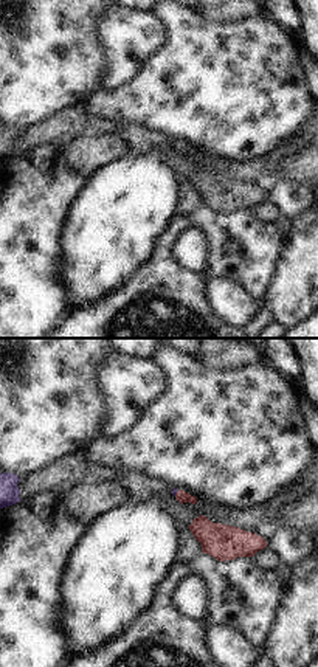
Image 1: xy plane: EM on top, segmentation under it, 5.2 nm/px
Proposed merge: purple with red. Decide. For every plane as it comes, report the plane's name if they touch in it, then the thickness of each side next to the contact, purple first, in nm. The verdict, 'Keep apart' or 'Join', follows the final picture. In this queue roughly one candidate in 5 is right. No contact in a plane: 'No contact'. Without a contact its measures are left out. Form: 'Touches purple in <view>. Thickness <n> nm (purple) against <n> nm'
Touches purple in xy. Thickness 30 nm (purple) against 70 nm.

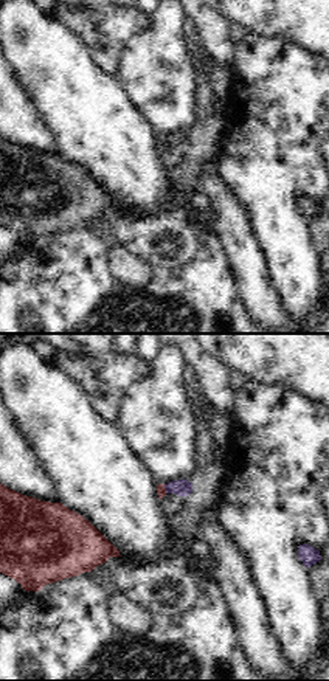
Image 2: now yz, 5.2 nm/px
Touches purple in yz. Thickness 90 nm (purple) against 50 nm.

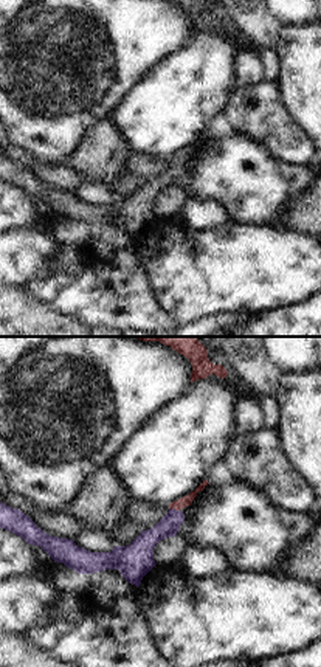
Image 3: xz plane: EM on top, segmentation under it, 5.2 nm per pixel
Touches purple in xz. Thickness 110 nm (purple) against 60 nm.

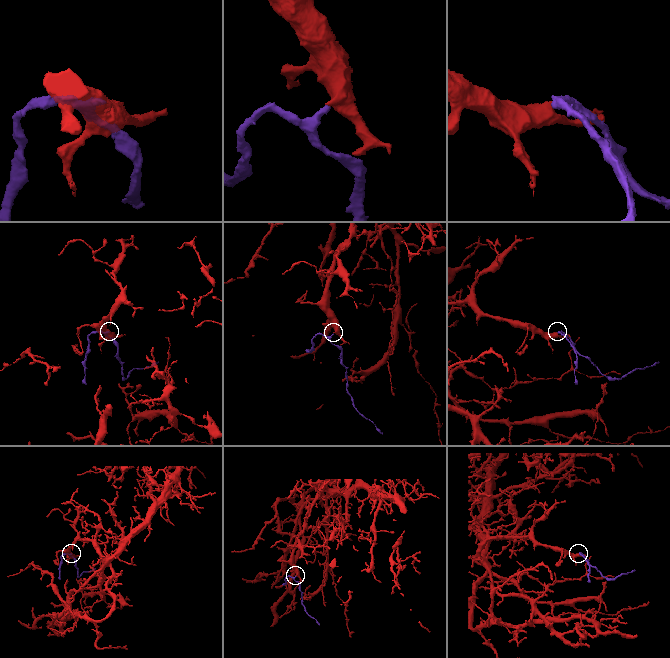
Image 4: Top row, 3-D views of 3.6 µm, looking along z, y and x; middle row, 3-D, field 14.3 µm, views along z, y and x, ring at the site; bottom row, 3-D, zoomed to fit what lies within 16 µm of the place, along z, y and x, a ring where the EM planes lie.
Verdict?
Join.

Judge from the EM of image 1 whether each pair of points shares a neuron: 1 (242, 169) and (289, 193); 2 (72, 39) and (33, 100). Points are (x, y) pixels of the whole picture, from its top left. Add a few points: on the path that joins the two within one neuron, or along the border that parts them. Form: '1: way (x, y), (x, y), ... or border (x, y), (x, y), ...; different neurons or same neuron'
1: border (301, 182), (278, 182), (267, 194); different neurons
2: way (65, 55), (38, 84); same neuron

